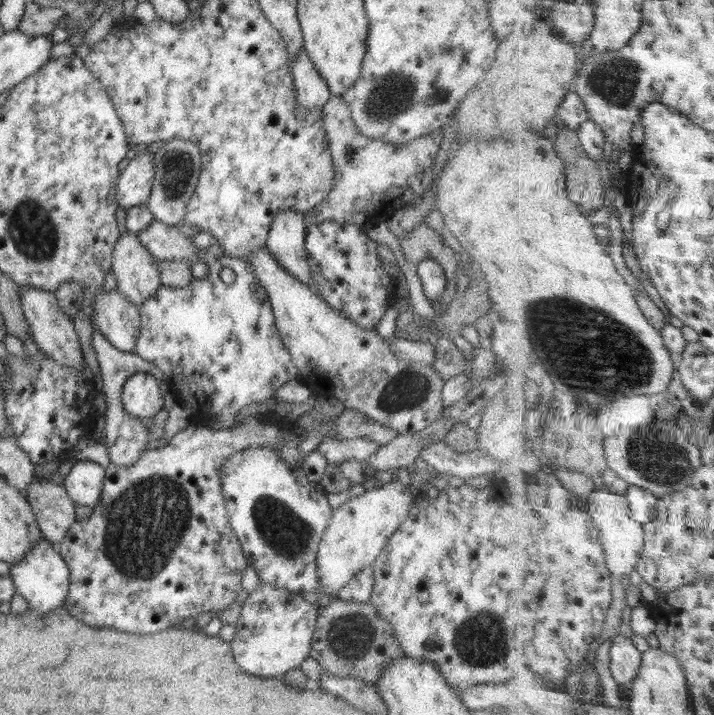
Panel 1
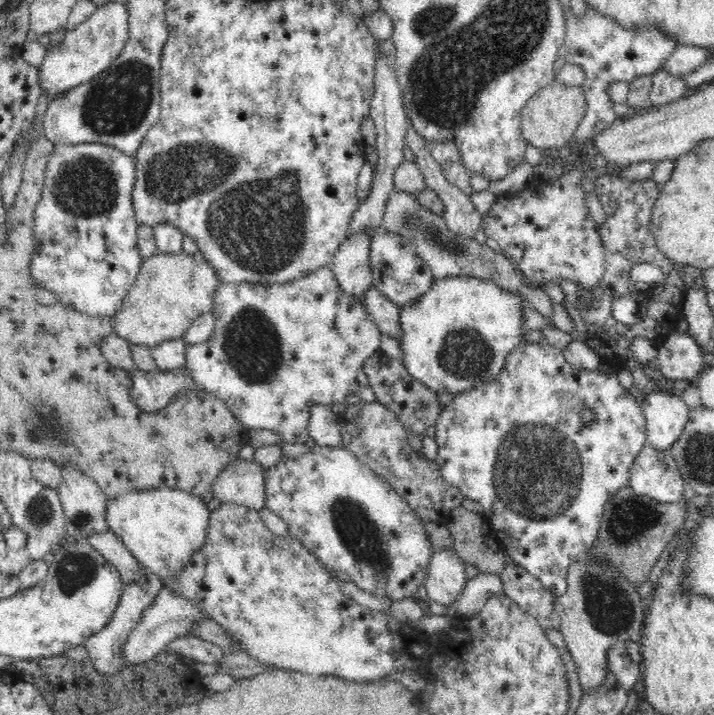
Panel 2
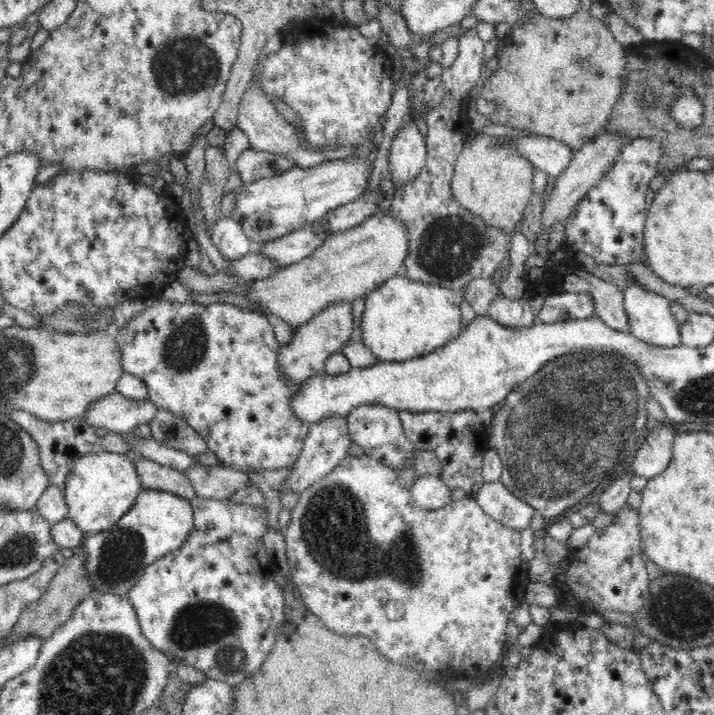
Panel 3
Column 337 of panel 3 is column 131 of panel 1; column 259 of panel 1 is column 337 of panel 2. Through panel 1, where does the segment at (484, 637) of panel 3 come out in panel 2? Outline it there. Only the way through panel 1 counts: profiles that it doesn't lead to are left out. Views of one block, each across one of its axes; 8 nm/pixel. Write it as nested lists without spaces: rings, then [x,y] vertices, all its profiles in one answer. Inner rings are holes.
[[[314,405],[310,411],[309,436],[315,440],[318,446],[340,447],[341,426],[338,414],[331,407]]]

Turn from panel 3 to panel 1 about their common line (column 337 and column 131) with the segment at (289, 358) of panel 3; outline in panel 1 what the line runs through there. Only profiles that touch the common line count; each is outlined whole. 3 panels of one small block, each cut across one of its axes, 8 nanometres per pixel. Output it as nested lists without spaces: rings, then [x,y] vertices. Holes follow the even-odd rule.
[[[98,290],[92,306],[92,325],[121,352],[133,353],[140,335],[139,307],[117,290]]]

